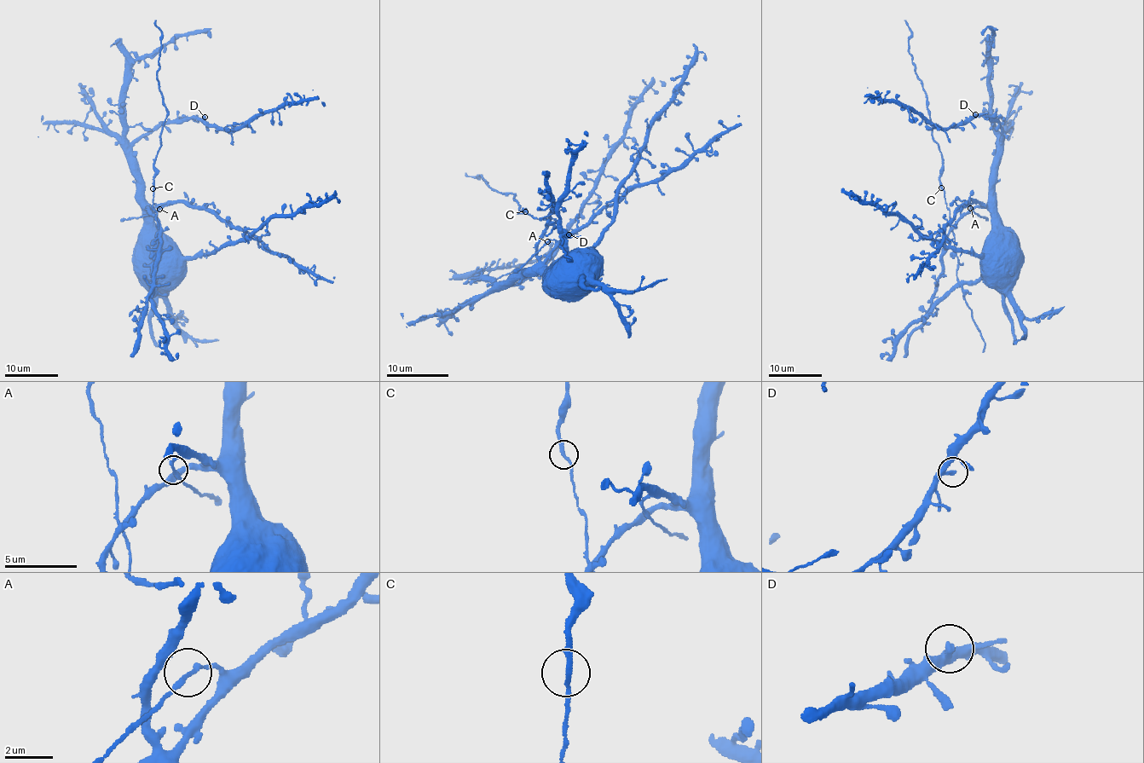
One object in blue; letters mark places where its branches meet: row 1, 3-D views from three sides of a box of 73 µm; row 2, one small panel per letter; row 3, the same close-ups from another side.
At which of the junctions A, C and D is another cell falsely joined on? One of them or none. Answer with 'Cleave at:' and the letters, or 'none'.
Cleave at: A

